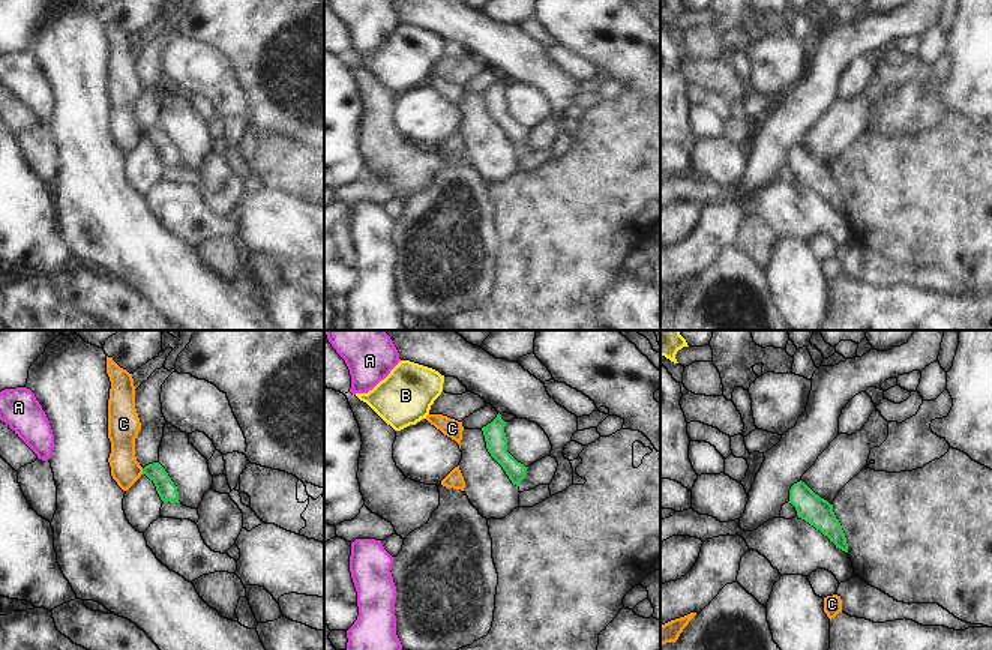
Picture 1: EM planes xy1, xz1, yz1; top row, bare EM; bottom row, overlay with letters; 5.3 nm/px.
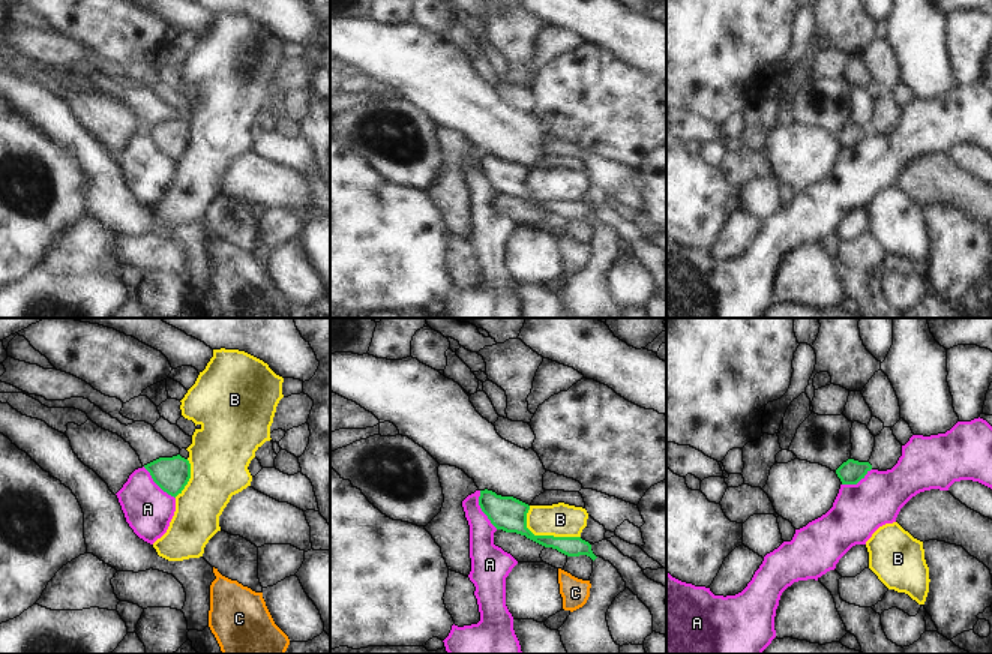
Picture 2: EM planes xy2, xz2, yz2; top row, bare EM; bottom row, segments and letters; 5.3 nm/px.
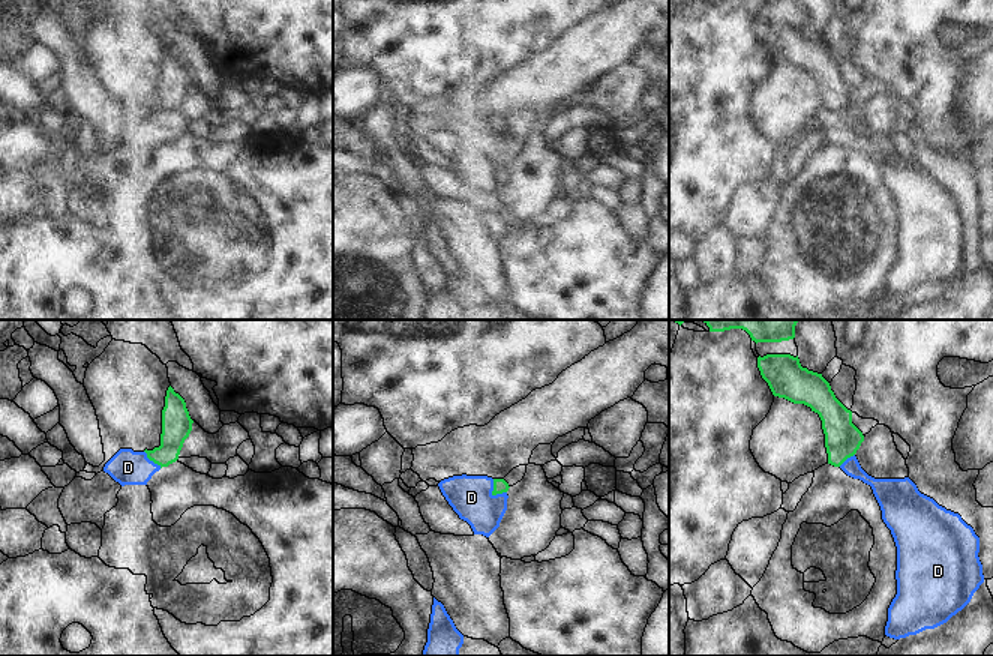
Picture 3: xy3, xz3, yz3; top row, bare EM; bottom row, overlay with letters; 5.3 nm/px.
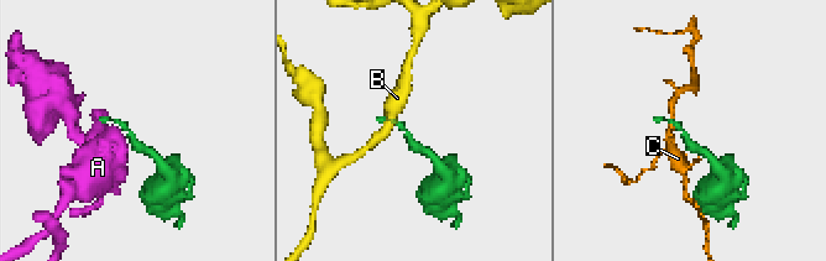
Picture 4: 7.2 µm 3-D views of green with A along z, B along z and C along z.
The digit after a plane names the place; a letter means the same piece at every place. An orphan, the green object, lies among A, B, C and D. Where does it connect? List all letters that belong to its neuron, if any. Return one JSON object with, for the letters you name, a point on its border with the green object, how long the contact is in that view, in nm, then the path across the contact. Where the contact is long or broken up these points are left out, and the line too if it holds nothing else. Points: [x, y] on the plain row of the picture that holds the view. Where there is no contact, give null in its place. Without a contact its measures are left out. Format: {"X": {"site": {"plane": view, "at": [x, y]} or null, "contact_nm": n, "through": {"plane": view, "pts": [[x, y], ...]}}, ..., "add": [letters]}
{"D": {"site": {"plane": "xz3", "at": [492, 156]}, "contact_nm": 110, "through": {"plane": "xz3", "pts": [[500, 149], [492, 156], [471, 161]]}}, "add": ["D"]}

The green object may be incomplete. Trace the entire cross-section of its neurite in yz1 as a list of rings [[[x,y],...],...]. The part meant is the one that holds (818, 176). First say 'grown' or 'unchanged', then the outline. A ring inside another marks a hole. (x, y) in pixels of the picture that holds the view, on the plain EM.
unchanged | [[[797,146],[789,153],[789,165],[797,180],[813,189],[836,209],[848,216],[848,207],[833,168],[815,158],[804,146]]]

